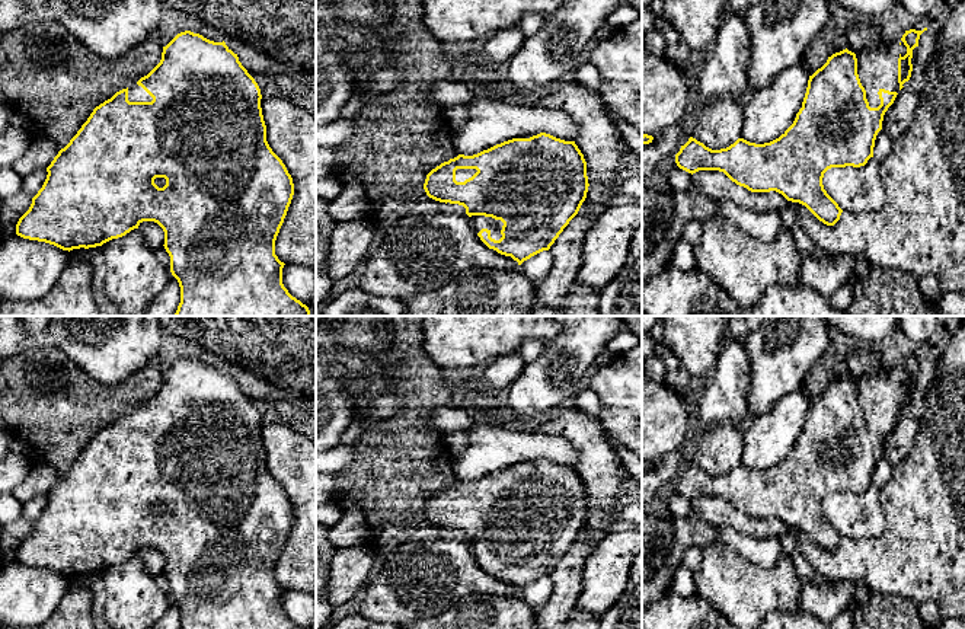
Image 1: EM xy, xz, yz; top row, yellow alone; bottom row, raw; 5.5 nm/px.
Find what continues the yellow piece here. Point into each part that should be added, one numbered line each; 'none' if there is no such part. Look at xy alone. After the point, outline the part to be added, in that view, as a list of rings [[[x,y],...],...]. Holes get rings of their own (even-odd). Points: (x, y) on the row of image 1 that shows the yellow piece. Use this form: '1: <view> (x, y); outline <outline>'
1: xy (136, 93); outline [[[137,83],[128,86],[130,102],[151,102],[153,98]]]

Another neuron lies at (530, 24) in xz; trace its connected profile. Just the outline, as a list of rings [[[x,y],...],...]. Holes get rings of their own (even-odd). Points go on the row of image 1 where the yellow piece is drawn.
[[[525,13],[520,20],[520,26],[525,38],[534,35],[543,26],[543,23],[544,16],[539,13]]]

